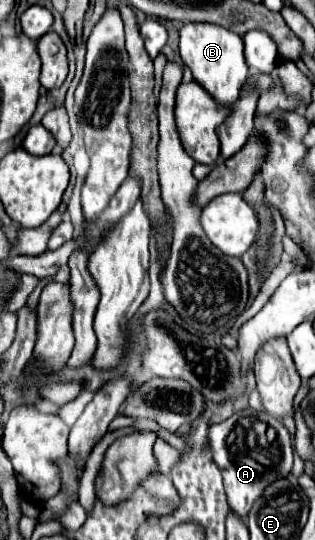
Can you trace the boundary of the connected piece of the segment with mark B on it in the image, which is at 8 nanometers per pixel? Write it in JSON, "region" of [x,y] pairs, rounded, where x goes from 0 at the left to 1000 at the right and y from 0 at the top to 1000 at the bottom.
{"region":[[[587,43],[568,57],[568,102],[600,120],[613,146],[644,157],[689,191],[746,191],[790,128],[771,106],[771,76],[752,61],[676,43]]]}

